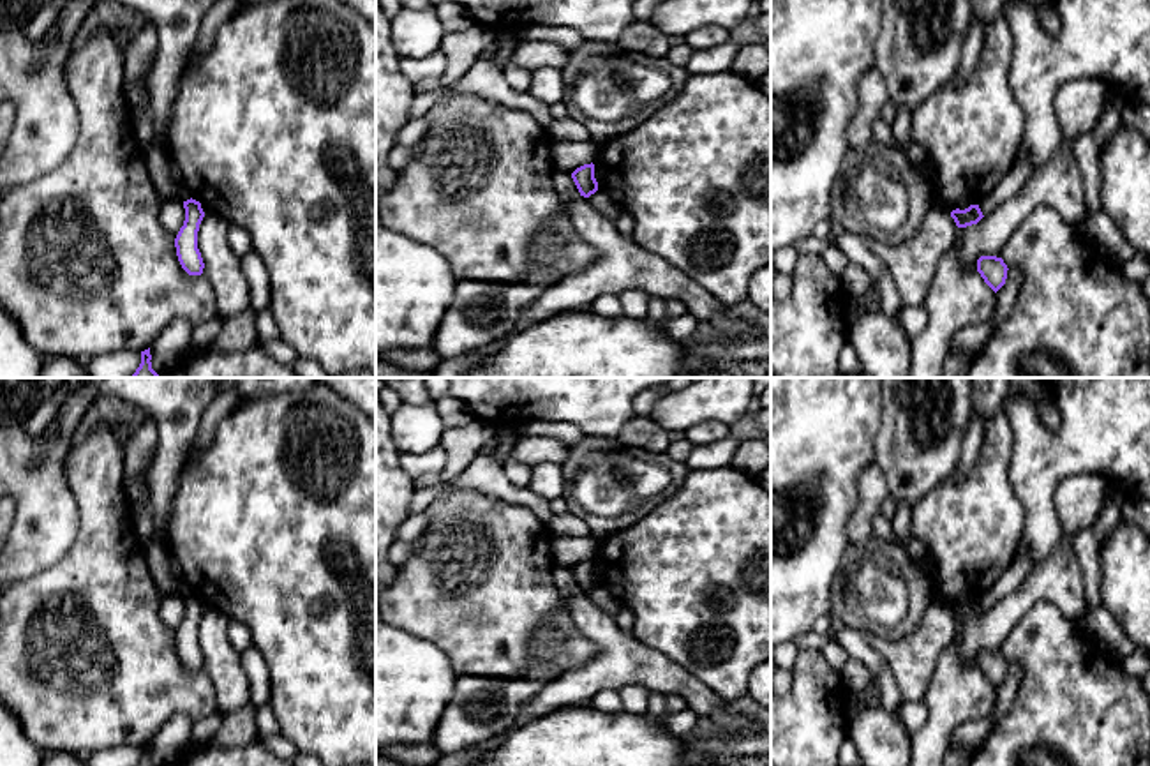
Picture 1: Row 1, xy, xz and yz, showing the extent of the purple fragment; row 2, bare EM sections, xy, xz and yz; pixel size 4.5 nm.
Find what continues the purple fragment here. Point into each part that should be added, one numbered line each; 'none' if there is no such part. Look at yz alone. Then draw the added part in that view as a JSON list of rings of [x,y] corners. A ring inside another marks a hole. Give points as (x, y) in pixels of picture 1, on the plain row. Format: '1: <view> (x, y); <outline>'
none

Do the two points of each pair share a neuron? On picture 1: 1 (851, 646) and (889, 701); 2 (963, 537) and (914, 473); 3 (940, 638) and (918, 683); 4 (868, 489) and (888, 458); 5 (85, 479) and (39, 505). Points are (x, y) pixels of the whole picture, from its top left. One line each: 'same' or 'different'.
1: same
2: different
3: same
4: different
5: different

